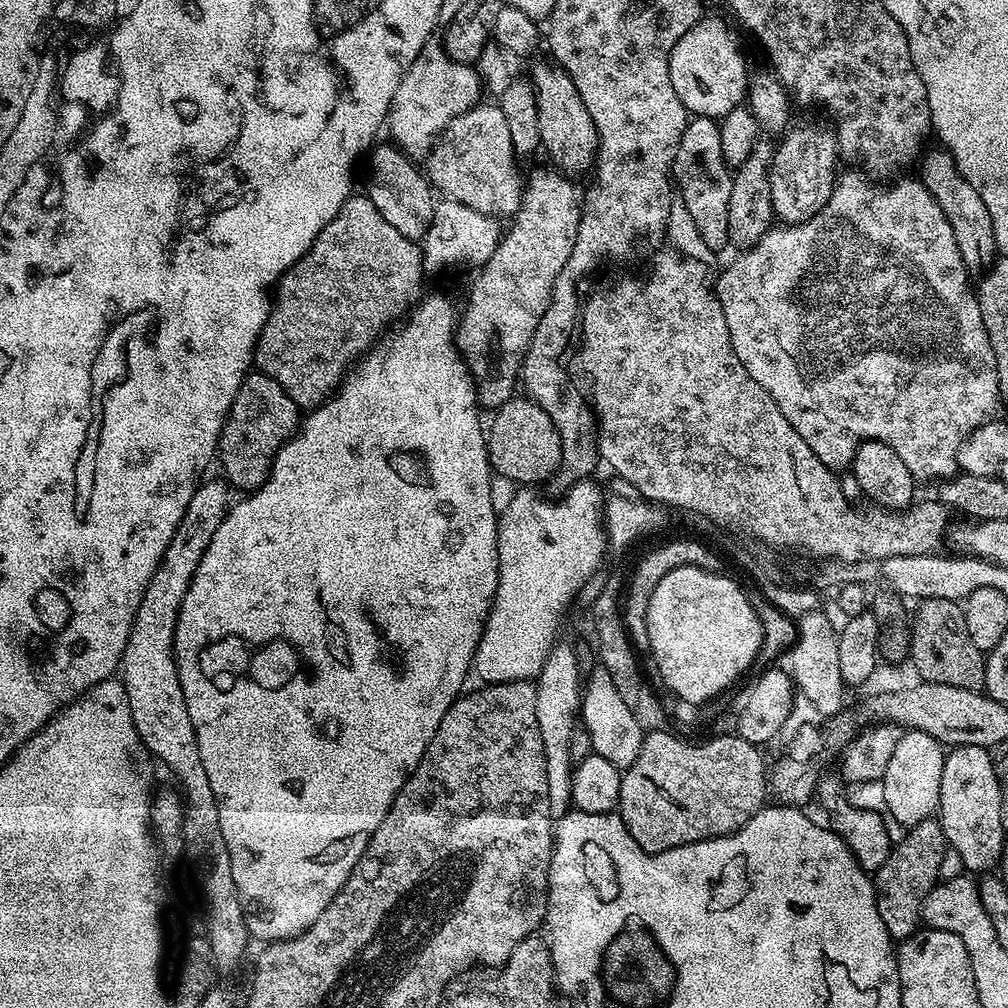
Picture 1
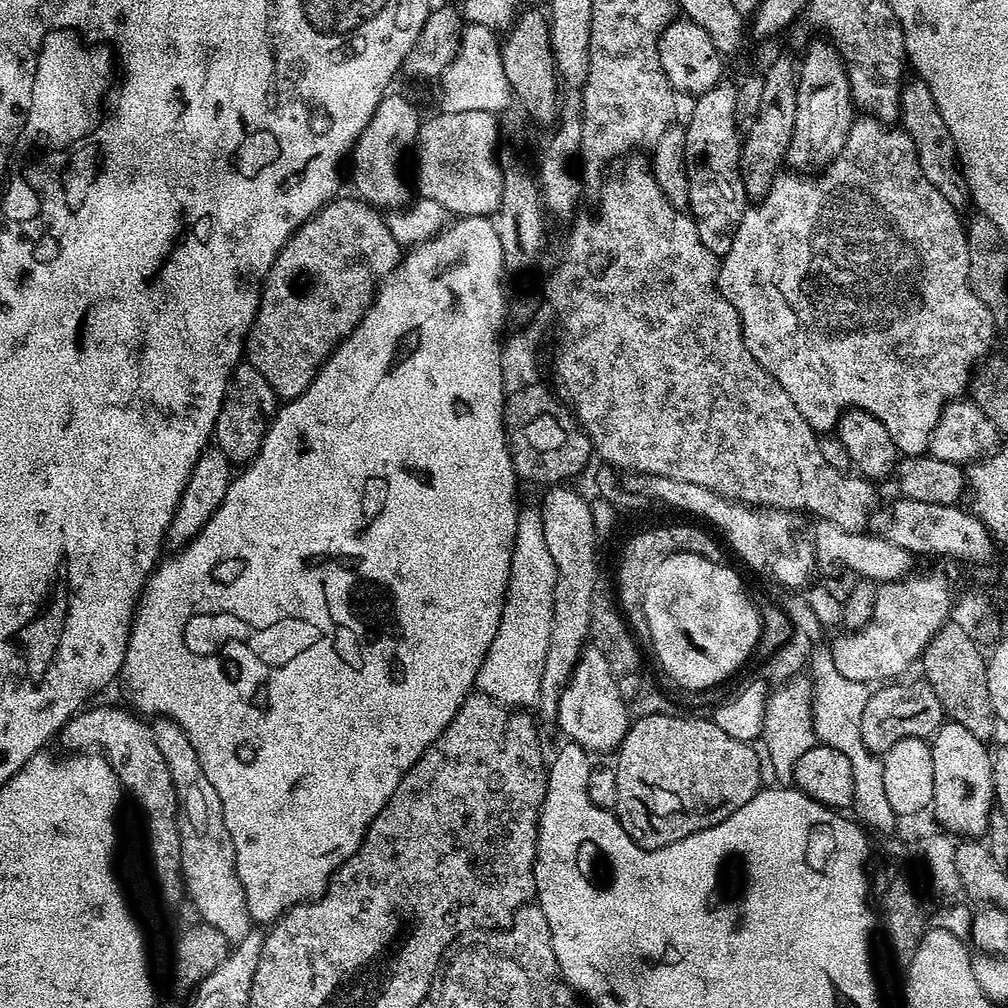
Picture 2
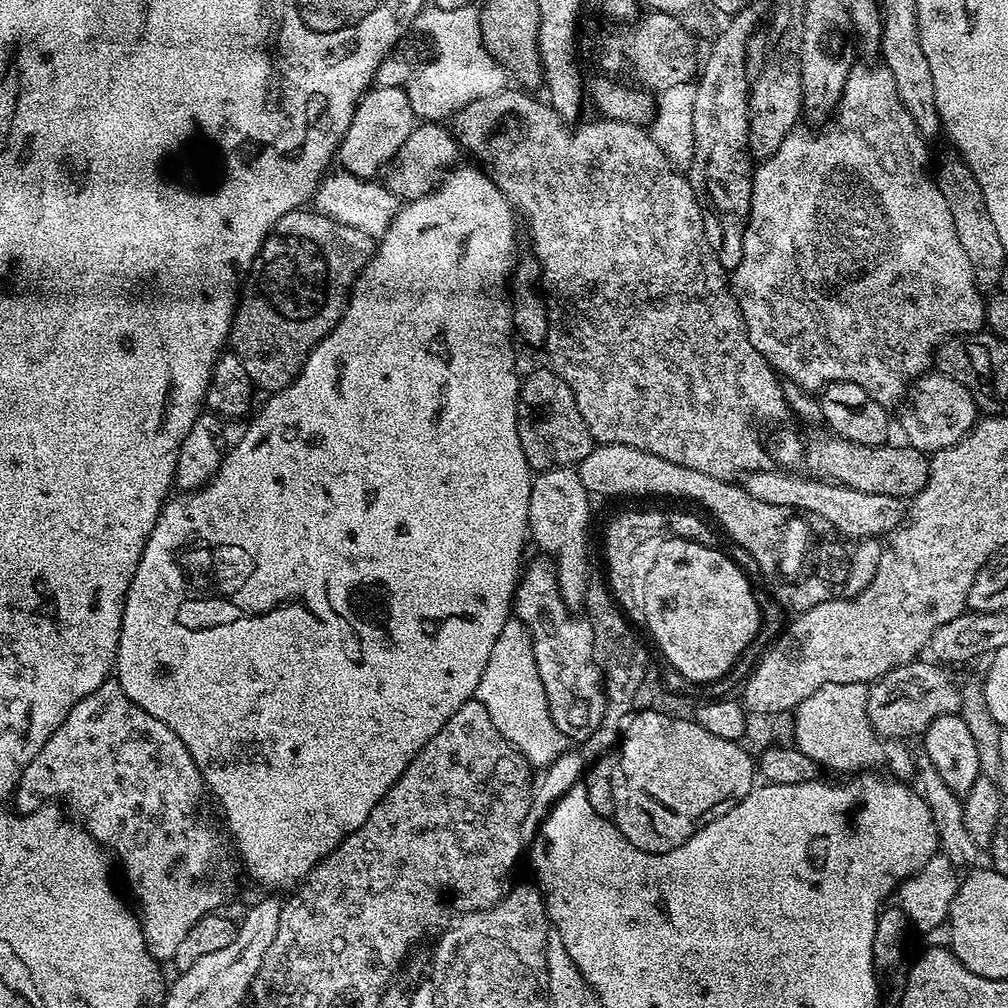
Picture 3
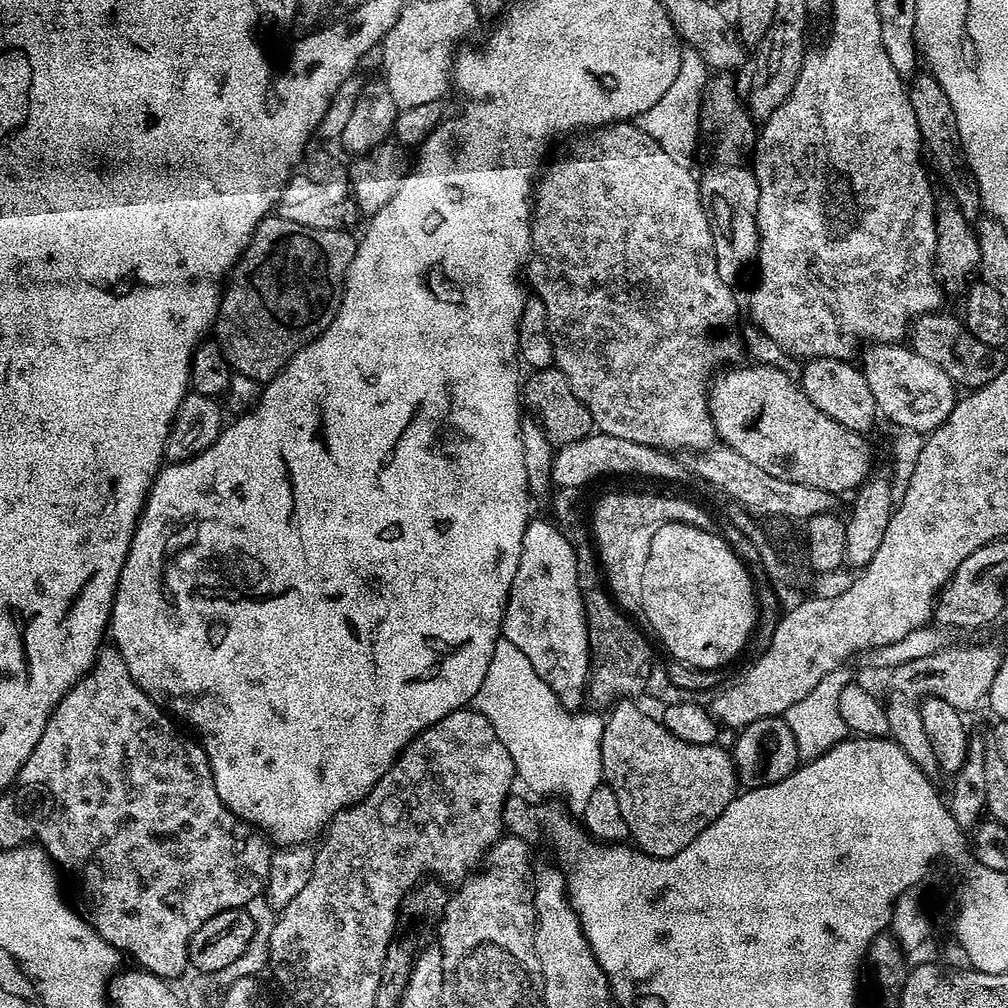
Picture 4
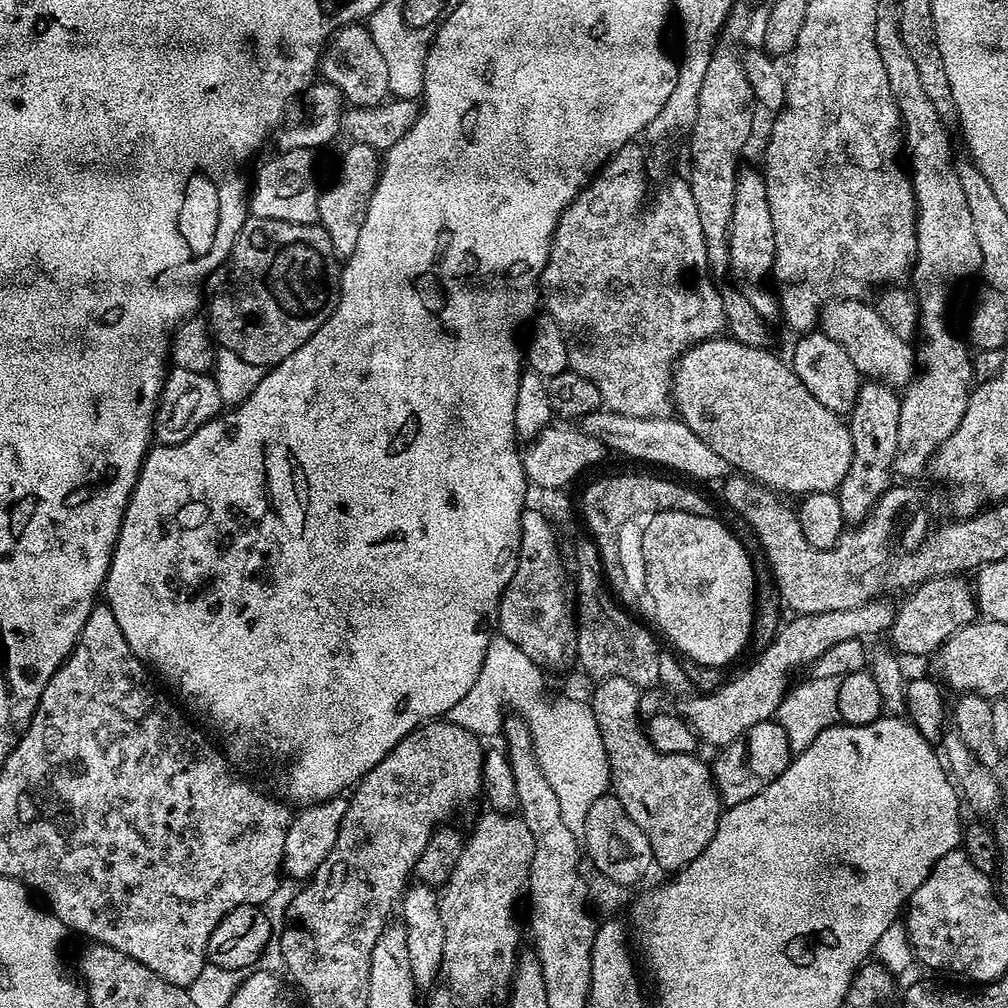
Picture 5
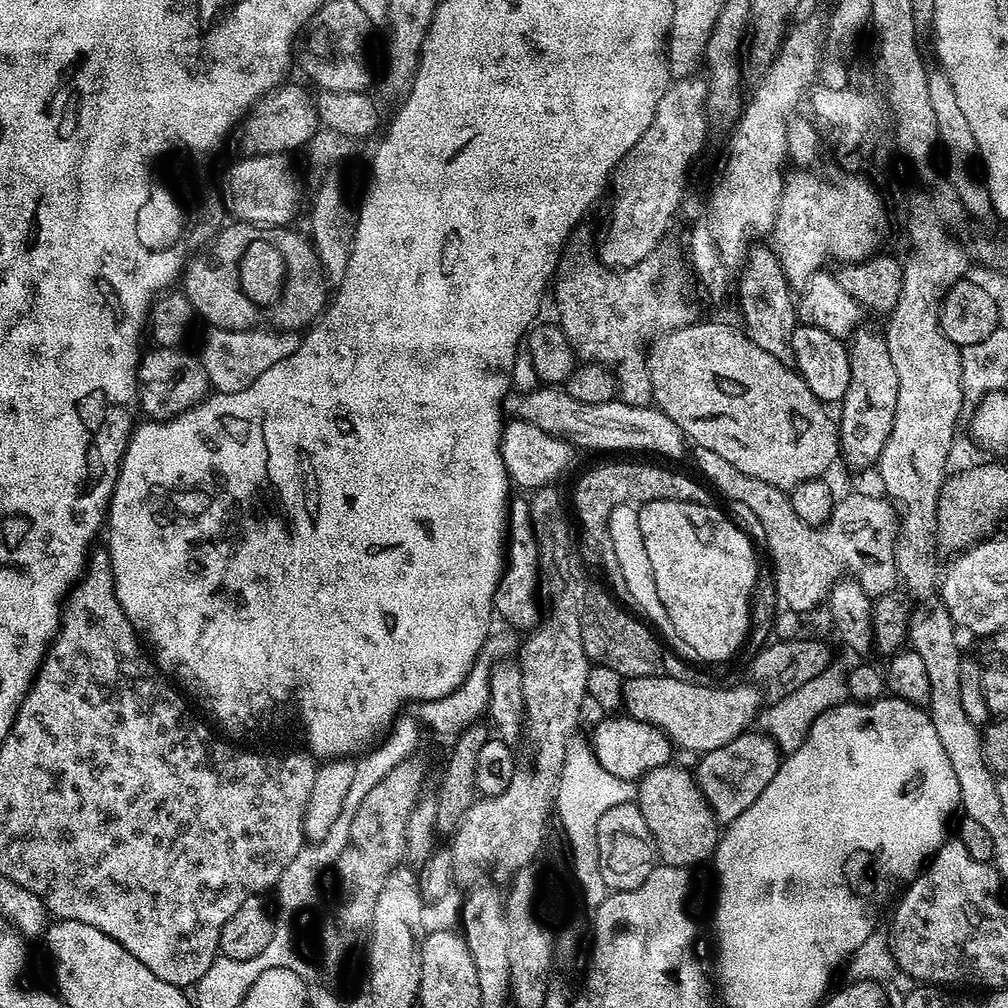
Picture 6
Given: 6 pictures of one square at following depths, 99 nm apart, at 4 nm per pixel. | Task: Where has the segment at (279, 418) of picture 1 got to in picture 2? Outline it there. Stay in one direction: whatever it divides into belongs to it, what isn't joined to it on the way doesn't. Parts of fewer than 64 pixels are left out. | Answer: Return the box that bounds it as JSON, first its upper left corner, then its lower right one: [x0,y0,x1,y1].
[214,362,278,466]

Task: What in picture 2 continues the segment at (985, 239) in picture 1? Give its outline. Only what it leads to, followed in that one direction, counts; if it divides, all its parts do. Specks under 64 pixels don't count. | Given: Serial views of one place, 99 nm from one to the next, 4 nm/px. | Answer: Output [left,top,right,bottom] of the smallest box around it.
[900,78,970,210]

